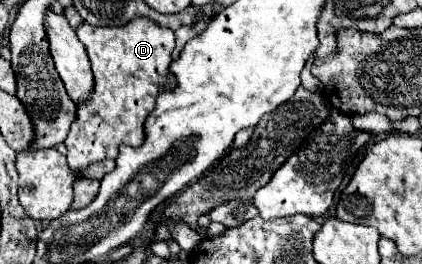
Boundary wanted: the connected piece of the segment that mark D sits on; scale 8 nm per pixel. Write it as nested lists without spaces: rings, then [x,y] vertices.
[[[139,17],[123,27],[91,27],[89,23],[81,23],[77,37],[87,49],[95,77],[91,95],[77,103],[77,119],[65,139],[69,167],[79,177],[79,171],[91,163],[115,159],[121,143],[131,147],[143,143],[143,123],[155,109],[157,91],[169,85],[175,35],[153,19]]]

